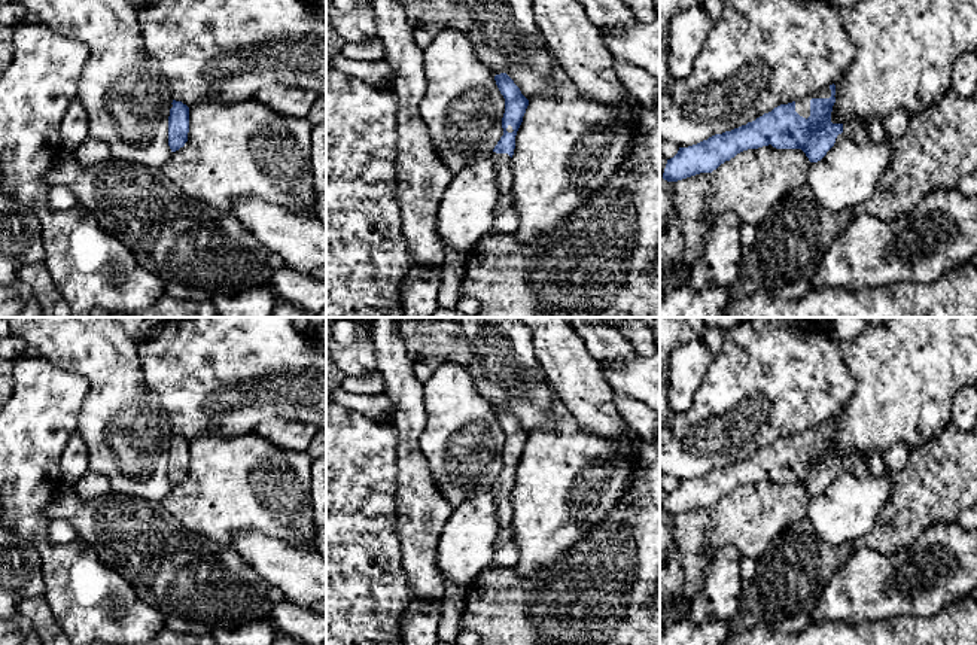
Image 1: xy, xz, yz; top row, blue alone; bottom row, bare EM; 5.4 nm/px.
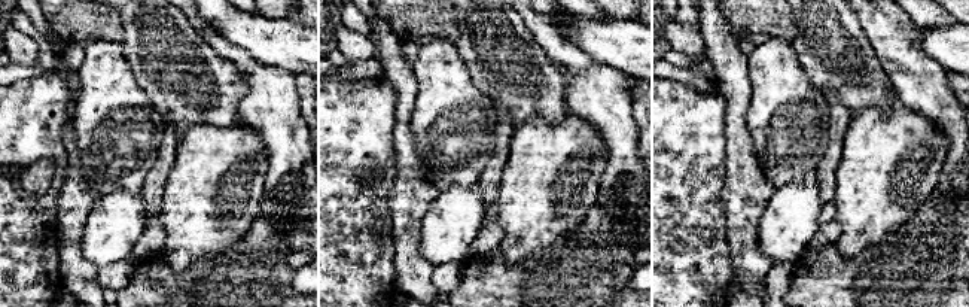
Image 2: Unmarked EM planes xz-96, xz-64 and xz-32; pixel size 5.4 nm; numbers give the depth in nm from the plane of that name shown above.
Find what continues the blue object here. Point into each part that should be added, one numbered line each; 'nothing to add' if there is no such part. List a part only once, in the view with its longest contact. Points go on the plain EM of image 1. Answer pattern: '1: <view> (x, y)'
1: yz (802, 438)

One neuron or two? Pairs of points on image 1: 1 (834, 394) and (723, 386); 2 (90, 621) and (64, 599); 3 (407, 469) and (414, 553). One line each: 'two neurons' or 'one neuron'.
1: one neuron
2: one neuron
3: one neuron

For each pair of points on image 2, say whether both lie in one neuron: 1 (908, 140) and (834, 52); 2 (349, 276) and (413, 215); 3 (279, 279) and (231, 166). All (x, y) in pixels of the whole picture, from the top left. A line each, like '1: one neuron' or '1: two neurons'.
1: two neurons
2: two neurons
3: two neurons

